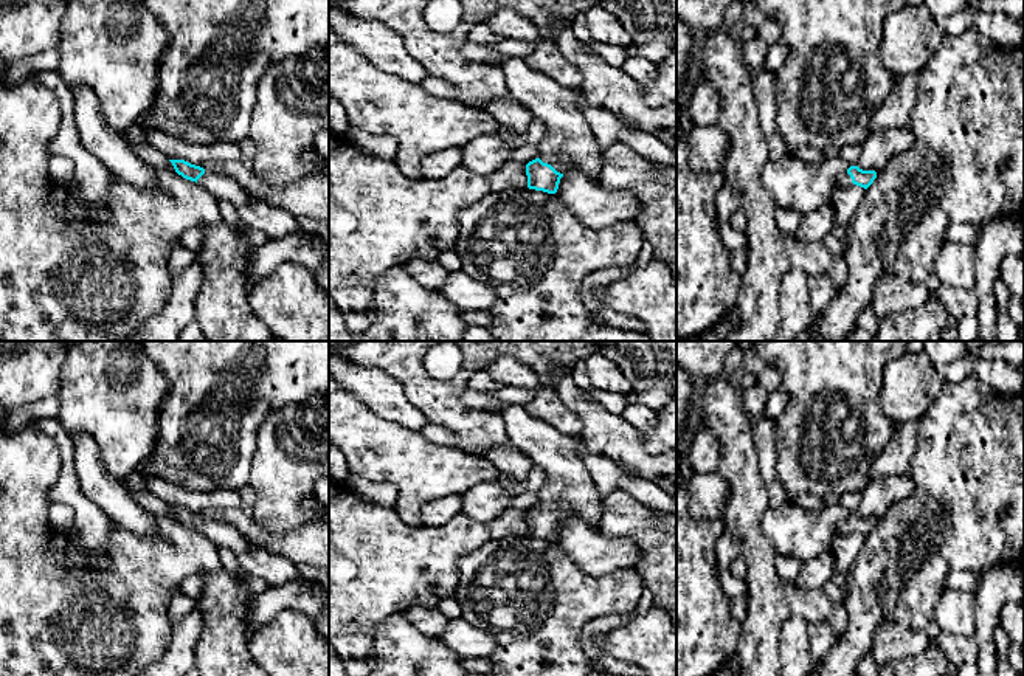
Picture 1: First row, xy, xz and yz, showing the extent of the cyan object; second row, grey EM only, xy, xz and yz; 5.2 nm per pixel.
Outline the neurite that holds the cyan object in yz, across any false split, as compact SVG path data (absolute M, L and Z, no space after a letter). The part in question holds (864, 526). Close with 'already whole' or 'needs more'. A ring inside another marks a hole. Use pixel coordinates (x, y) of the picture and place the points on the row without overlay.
M850 513L846 519L839 521L836 533L850 535L853 532L867 536L877 526L875 518L863 518L858 513Z; needs more

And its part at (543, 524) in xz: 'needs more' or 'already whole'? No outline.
needs more

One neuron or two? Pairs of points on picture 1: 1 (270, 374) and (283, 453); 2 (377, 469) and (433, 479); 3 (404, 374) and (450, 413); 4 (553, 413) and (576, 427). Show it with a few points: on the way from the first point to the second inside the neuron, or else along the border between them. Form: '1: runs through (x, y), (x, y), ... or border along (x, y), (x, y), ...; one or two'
1: border along (311, 396), (273, 410), (262, 420), (256, 441); two
2: runs through (391, 469), (419, 469); one
3: runs through (415, 380), (439, 402); one
4: runs through (559, 416), (570, 424); one

